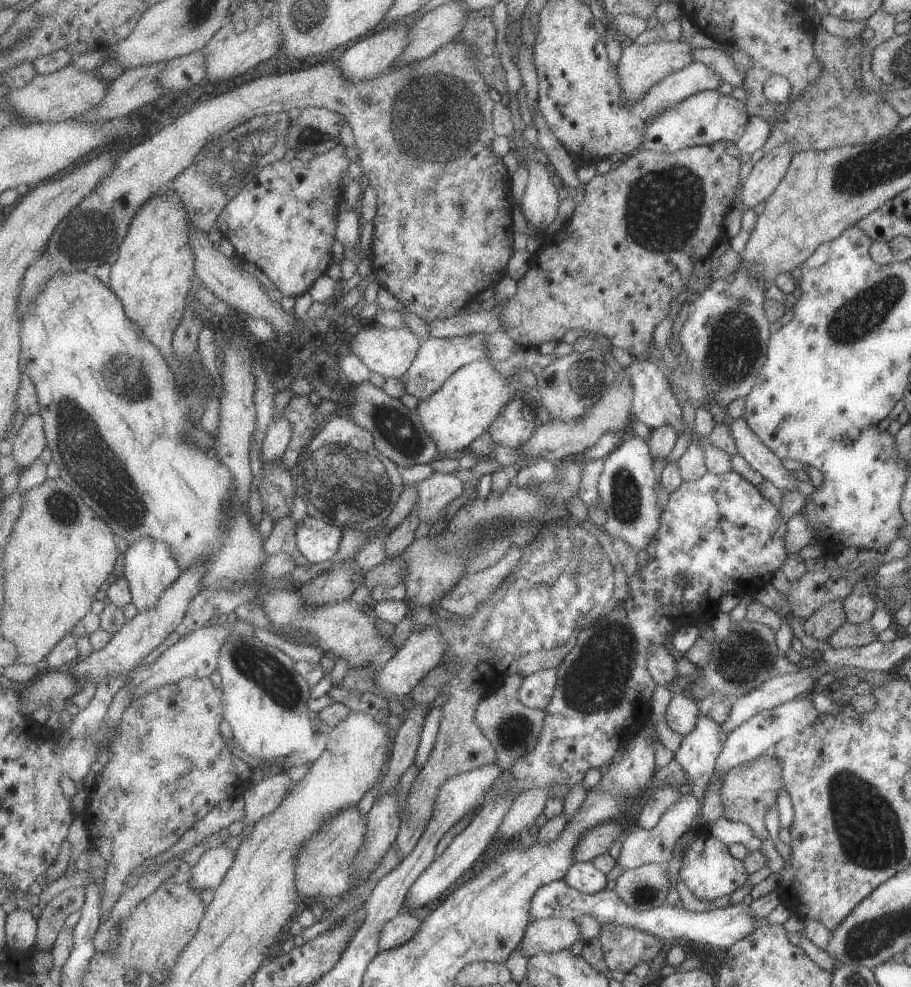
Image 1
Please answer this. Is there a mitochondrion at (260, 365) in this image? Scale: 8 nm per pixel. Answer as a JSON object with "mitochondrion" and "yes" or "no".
{"mitochondrion":"no"}

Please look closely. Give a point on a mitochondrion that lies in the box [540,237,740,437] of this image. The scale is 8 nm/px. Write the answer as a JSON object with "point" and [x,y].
{"point":[589,378]}

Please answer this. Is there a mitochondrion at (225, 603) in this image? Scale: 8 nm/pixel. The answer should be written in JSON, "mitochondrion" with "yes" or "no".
{"mitochondrion":"no"}

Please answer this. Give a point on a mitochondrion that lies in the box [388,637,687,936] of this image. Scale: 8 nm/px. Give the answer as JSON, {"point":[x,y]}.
{"point":[513,732]}

